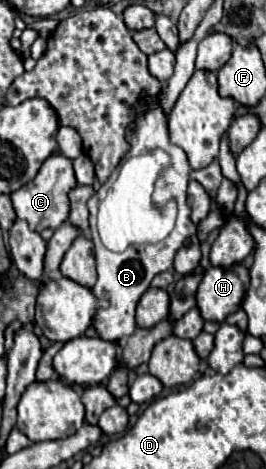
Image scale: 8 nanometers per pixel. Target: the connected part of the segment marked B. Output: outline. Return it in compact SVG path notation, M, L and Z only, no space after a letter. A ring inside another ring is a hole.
M116 171L110 175L110 179L90 197L88 201L88 209L90 209L90 231L92 231L92 241L94 241L94 253L96 253L96 269L98 269L98 281L96 285L92 287L92 293L98 297L100 301L100 307L96 311L96 319L94 319L94 327L98 331L98 335L106 341L120 341L122 337L130 337L134 331L136 331L136 321L134 321L134 311L136 311L136 305L138 305L138 299L142 297L142 293L150 287L150 281L154 279L154 275L162 273L162 271L168 271L172 267L172 261L174 261L174 255L176 251L180 249L180 243L184 243L184 239L192 237L194 235L194 229L196 225L190 221L188 215L178 215L176 217L176 227L174 231L160 243L156 245L148 245L148 251L138 251L134 249L132 255L128 257L122 257L120 253L112 253L108 251L102 243L100 243L100 237L98 237L98 231L96 231L96 211L98 211L98 205L102 201L102 197L108 193L108 189L112 187L112 181L116 179Z

